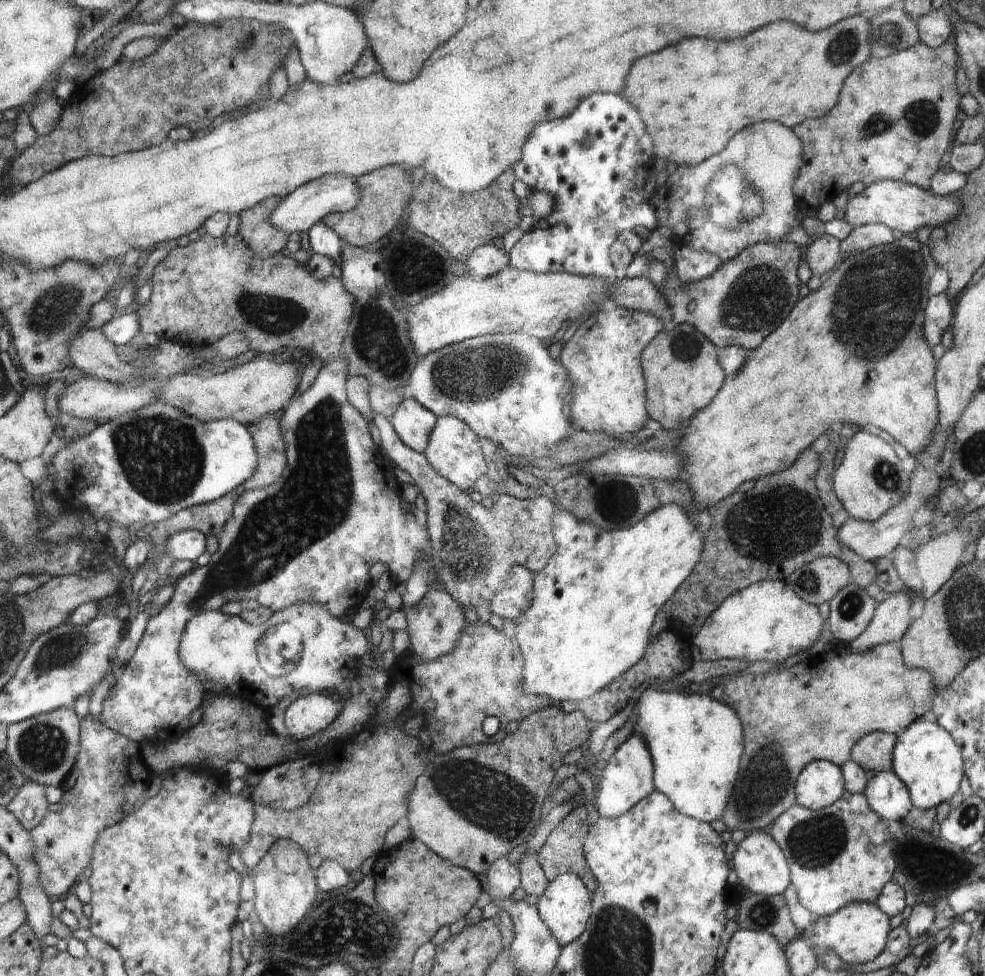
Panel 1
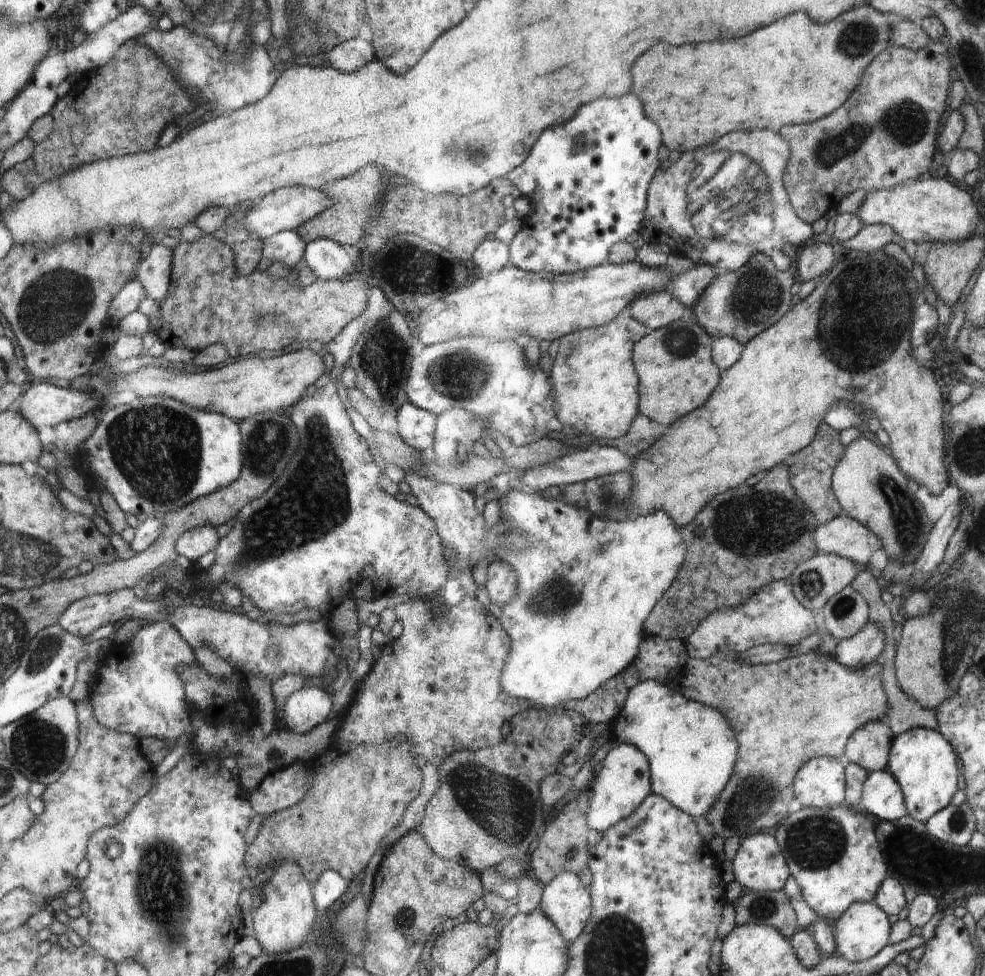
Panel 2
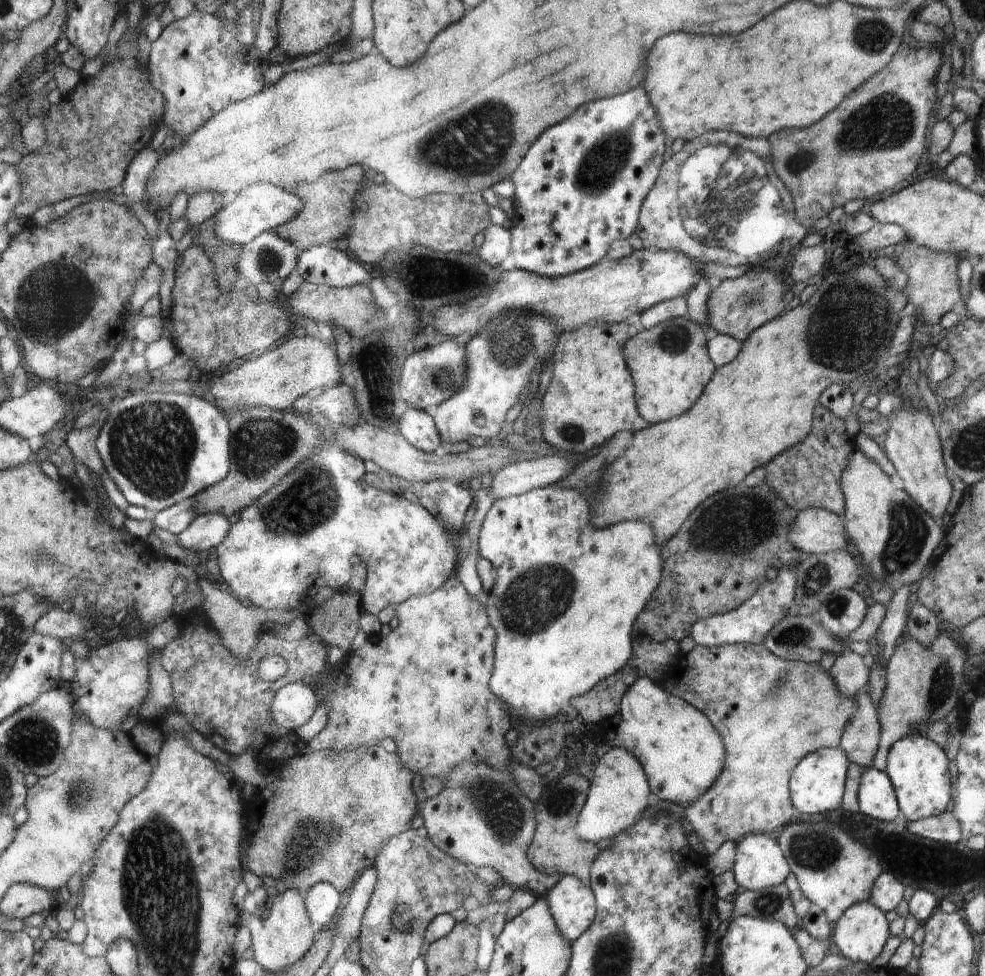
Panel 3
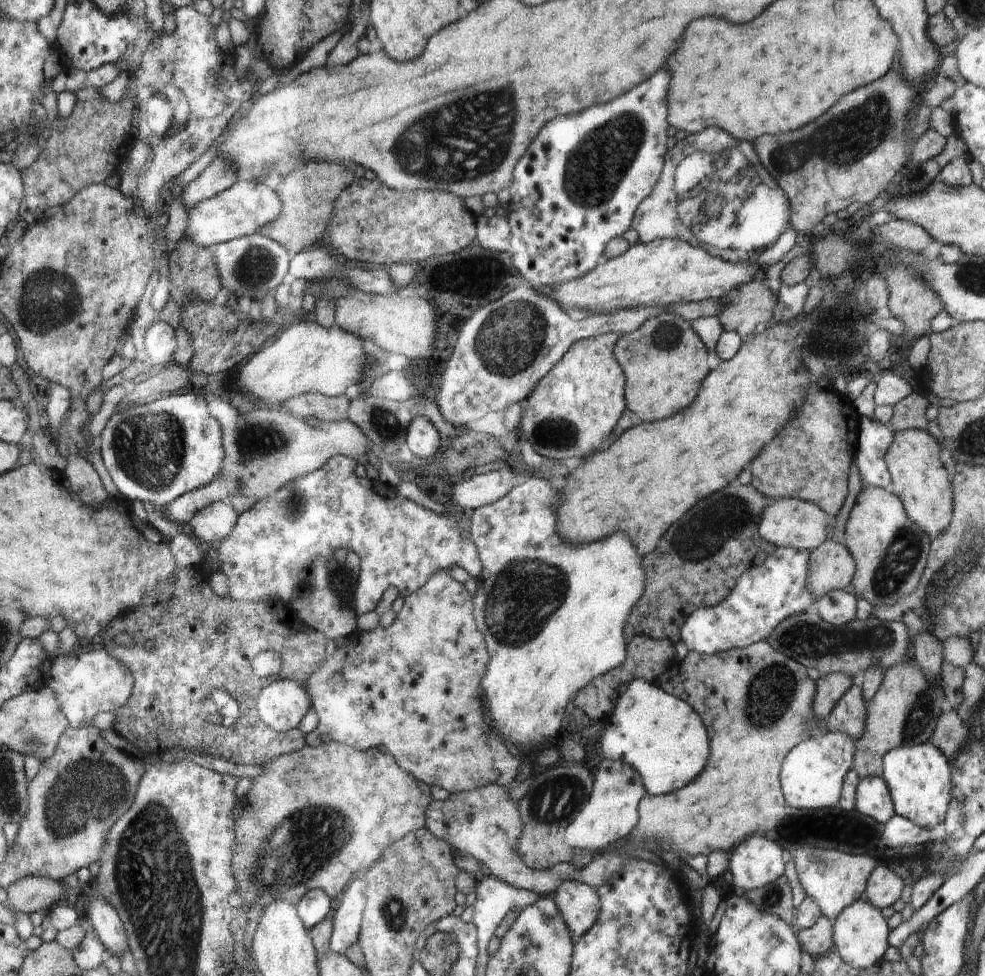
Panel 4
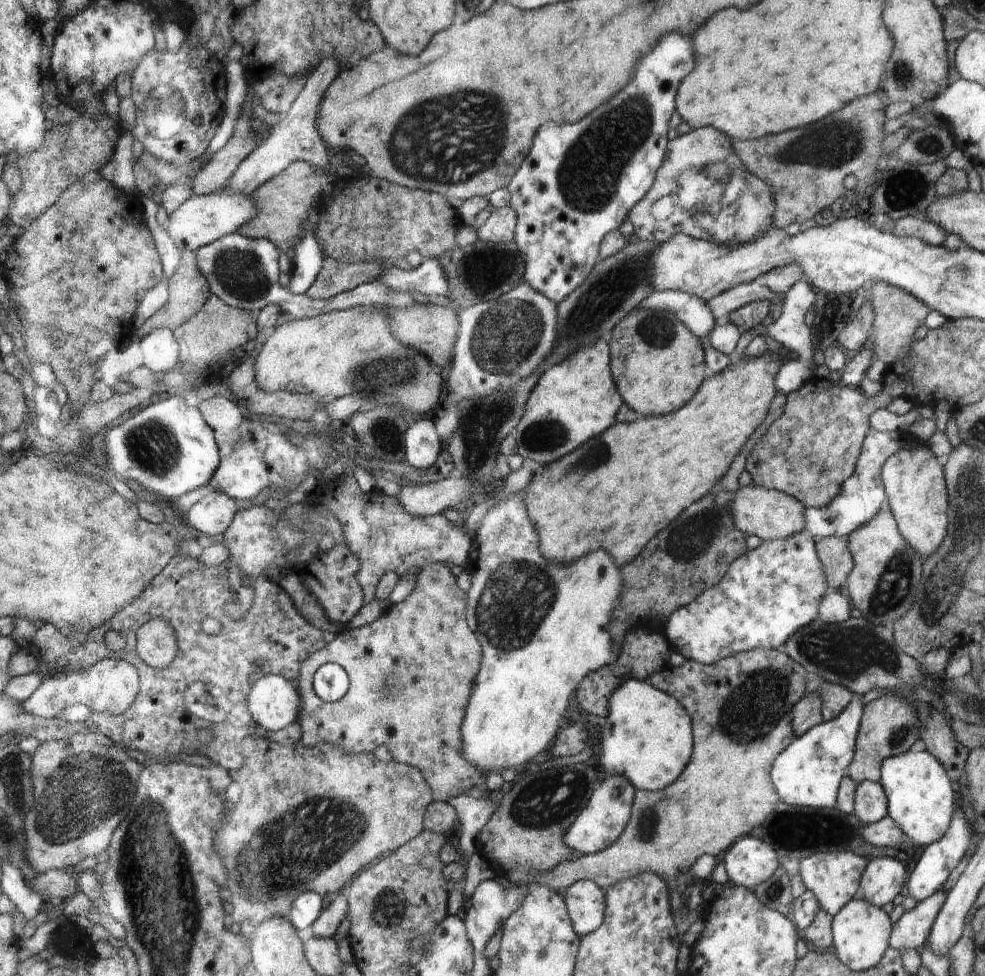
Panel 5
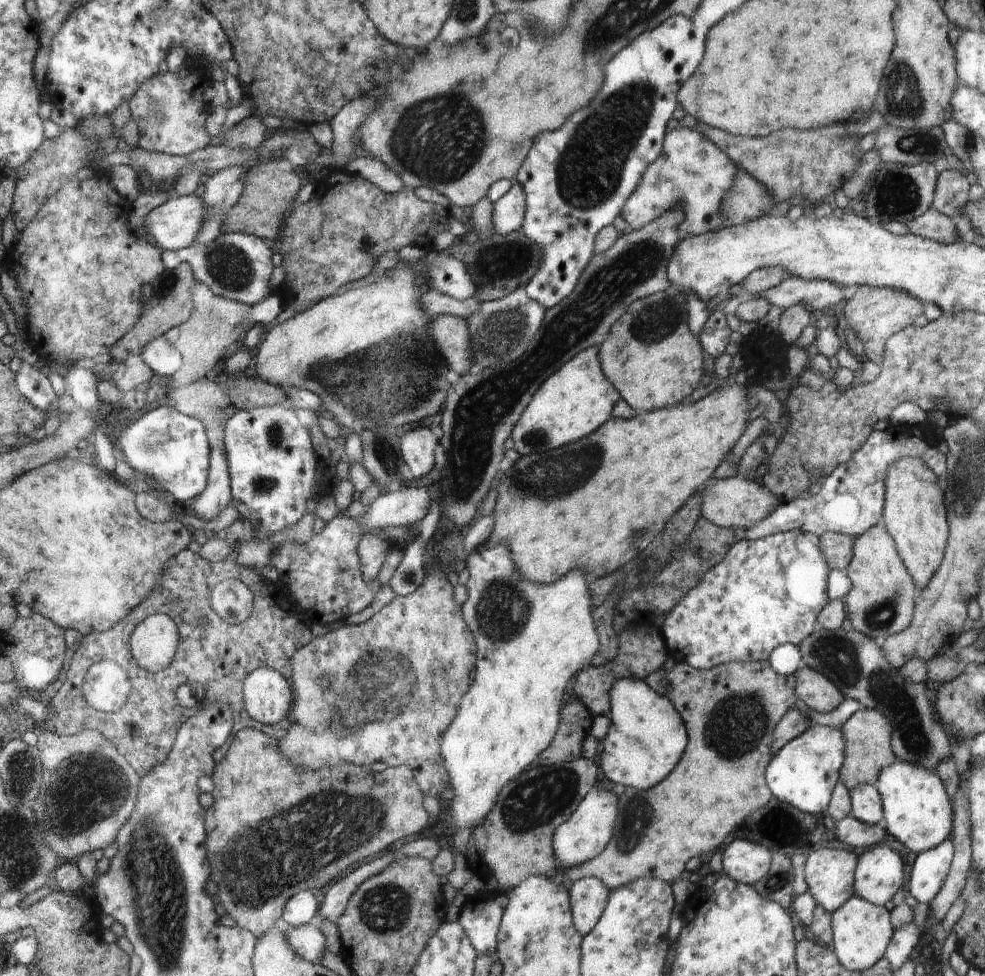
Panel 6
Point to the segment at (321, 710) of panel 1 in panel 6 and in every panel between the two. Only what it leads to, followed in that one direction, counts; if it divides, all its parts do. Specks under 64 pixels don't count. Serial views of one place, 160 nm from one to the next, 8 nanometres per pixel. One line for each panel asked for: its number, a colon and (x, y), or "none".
2: (304, 710)
3: (293, 705)
4: (281, 705)
5: (274, 704)
6: (268, 698)

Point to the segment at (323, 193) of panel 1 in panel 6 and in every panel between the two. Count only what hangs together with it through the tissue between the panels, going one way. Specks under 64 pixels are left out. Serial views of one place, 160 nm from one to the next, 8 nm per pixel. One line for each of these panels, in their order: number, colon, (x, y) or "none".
2: (287, 209)
3: (263, 207)
4: (245, 208)
5: (201, 220)
6: (176, 224)

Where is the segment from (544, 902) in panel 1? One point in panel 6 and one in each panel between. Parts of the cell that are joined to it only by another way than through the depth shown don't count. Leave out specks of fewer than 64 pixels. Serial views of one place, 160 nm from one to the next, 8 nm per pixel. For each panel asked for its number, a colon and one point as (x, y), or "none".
2: (566, 902)
3: (571, 903)
4: (579, 904)
5: (585, 901)
6: (588, 896)

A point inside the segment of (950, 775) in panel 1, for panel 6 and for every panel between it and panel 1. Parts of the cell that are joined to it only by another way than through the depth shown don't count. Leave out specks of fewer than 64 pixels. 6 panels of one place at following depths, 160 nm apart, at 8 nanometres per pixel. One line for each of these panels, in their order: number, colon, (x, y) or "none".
2: (922, 762)
3: (918, 768)
4: (918, 777)
5: (917, 785)
6: (916, 809)

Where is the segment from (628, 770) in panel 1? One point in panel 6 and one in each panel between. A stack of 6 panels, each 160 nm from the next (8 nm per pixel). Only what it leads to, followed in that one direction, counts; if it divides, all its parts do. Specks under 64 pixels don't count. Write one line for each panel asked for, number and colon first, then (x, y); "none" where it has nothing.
2: (625, 780)
3: (619, 791)
4: (612, 813)
5: (605, 817)
6: (586, 833)

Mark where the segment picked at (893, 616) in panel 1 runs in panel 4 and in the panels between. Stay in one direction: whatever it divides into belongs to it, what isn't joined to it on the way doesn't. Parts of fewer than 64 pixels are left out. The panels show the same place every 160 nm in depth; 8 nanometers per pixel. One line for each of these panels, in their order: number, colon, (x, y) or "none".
2: (865, 647)
3: (850, 673)
4: (830, 688)

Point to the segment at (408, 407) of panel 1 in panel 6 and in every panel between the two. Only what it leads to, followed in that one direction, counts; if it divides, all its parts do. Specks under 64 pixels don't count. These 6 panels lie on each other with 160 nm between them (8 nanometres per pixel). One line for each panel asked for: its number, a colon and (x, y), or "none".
2: (416, 426)
3: (417, 427)
4: (423, 439)
5: (422, 445)
6: (417, 446)

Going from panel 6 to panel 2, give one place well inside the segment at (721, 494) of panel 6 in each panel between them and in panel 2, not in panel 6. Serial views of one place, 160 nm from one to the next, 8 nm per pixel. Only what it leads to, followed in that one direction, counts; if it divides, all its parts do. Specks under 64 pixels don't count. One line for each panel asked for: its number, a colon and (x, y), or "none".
2: (843, 535)
3: (815, 531)
4: (802, 525)
5: (769, 514)

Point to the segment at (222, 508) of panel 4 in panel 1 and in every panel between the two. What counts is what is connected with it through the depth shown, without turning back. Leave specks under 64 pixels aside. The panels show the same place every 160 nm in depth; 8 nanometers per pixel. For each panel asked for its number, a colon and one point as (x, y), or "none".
1: (187, 545)
2: (193, 544)
3: (208, 530)

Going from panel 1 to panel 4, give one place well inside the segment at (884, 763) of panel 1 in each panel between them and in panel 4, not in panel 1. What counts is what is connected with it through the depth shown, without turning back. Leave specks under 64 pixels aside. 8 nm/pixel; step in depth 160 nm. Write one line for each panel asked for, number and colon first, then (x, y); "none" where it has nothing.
2: (870, 746)
3: (861, 740)
4: (849, 714)

